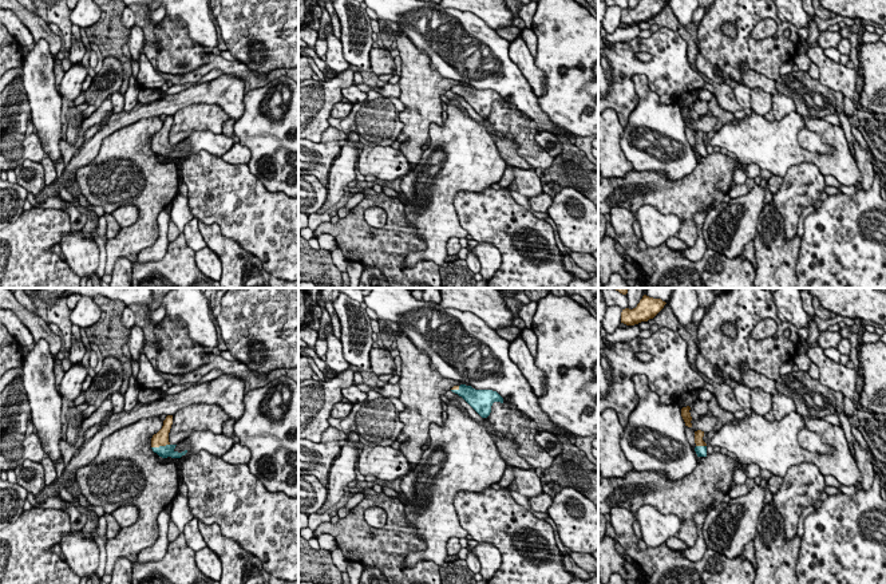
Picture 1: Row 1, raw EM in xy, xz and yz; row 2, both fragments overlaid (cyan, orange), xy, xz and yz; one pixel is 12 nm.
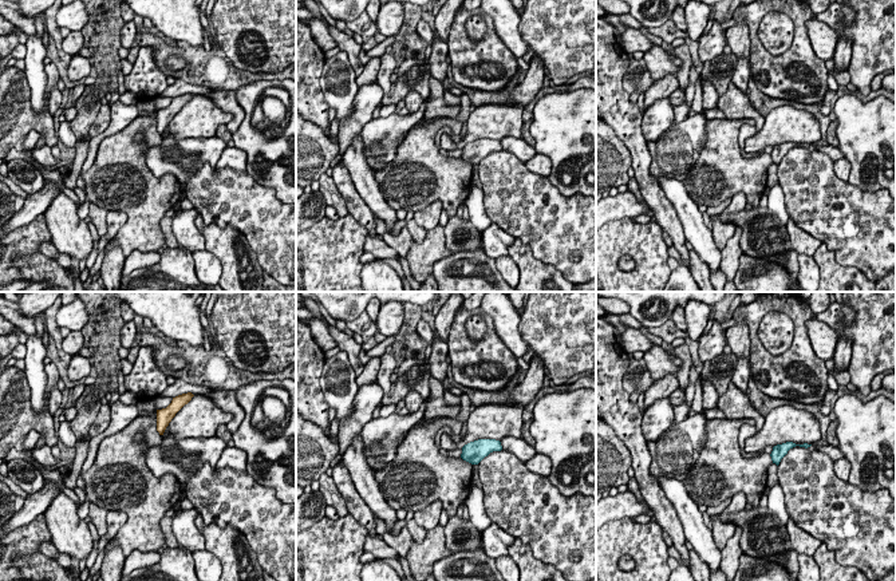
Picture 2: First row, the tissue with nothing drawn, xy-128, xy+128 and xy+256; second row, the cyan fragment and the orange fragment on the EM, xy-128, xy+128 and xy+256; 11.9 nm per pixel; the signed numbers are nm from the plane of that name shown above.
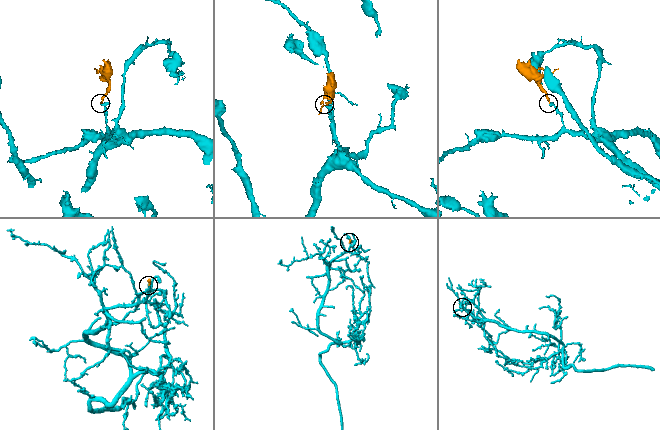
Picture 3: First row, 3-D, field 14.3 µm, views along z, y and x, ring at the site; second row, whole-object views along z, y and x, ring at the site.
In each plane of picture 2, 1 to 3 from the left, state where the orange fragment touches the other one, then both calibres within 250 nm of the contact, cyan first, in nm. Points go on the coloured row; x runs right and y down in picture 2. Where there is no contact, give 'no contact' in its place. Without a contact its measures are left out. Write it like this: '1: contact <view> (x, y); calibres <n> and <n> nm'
1: no contact
2: no contact
3: no contact

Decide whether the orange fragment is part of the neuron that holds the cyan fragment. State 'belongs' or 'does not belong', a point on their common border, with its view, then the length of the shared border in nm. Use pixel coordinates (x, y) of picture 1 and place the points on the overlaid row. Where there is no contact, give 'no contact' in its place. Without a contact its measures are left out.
belongs; contact xy (159, 446); length 220 nm

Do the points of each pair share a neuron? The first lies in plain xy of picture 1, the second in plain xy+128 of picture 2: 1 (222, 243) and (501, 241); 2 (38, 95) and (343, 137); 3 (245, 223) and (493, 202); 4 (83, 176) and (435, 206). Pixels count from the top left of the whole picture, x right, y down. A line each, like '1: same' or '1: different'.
1: different
2: different
3: same
4: different

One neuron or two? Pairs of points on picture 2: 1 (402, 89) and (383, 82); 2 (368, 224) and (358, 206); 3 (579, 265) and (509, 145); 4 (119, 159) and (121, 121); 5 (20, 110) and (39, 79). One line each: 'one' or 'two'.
1: two
2: one
3: two
4: two
5: two

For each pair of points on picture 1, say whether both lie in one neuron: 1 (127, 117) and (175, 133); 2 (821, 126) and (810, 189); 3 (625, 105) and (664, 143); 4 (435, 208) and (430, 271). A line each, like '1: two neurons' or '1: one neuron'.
1: two neurons
2: two neurons
3: two neurons
4: two neurons

